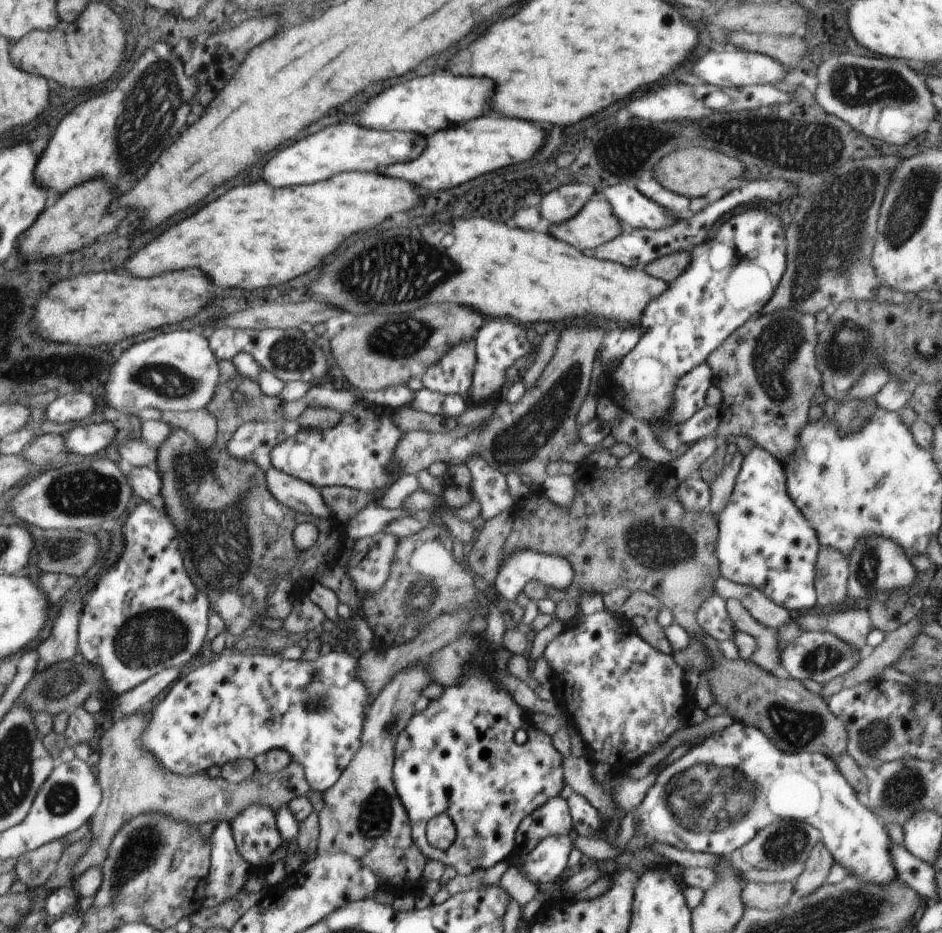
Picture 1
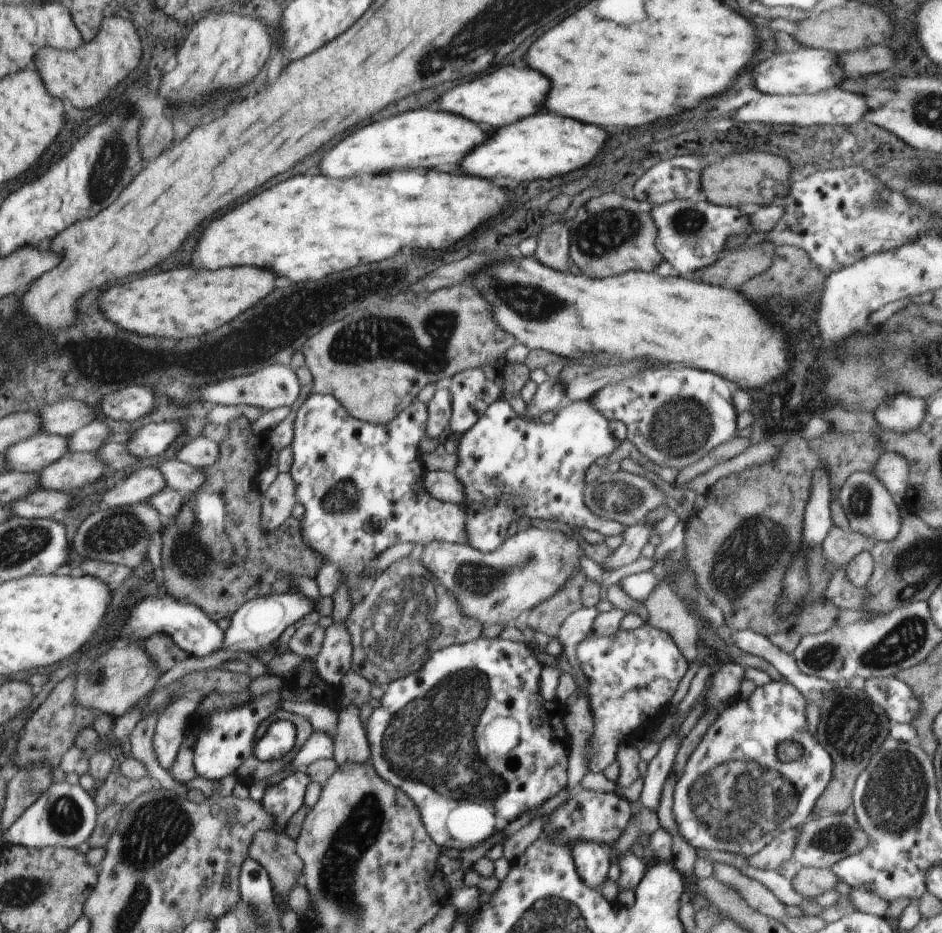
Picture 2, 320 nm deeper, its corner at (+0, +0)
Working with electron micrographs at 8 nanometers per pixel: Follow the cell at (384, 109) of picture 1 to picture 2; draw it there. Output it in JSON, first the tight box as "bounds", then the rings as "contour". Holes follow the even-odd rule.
{"bounds":[440,68,550,128],"contour":[[[498,68],[492,74],[486,74],[482,78],[476,78],[472,82],[466,82],[462,86],[452,88],[448,94],[440,98],[440,110],[446,110],[450,114],[458,114],[478,126],[486,128],[502,128],[514,124],[516,120],[522,120],[530,114],[536,114],[548,96],[550,82],[538,70],[504,70]]]}

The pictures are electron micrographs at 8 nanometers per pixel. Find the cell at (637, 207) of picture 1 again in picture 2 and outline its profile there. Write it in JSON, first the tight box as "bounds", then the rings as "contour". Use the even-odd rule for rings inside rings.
{"bounds":[650,199,755,277],"contour":[[[690,199],[674,200],[652,206],[650,210],[654,226],[656,226],[656,249],[663,260],[670,262],[681,277],[692,277],[698,270],[720,260],[726,240],[730,236],[752,234],[755,232],[748,214],[740,212],[736,207],[716,205],[704,200],[692,202]]]}

